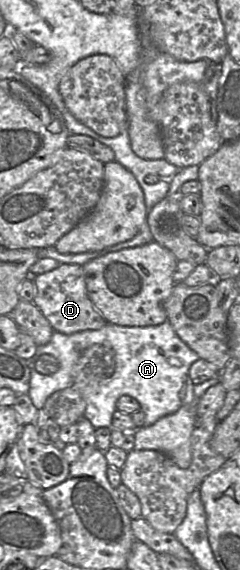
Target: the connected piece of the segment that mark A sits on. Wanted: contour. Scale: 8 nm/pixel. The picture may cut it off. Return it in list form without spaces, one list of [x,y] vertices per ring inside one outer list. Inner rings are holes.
[[[167,320],[156,326],[130,327],[107,323],[99,330],[85,330],[73,334],[54,332],[46,345],[37,346],[35,355],[27,360],[30,368],[28,395],[33,405],[40,410],[54,392],[69,388],[73,384],[72,370],[81,351],[94,344],[110,346],[115,353],[115,370],[110,378],[102,381],[95,394],[86,399],[84,417],[95,429],[112,428],[112,417],[117,400],[128,395],[135,398],[144,412],[142,426],[151,426],[160,418],[176,412],[184,405],[196,402],[194,384],[190,378],[190,366],[200,357],[176,334]],[[42,354],[49,354],[60,362],[59,370],[51,375],[43,375],[36,370],[36,361]]]

